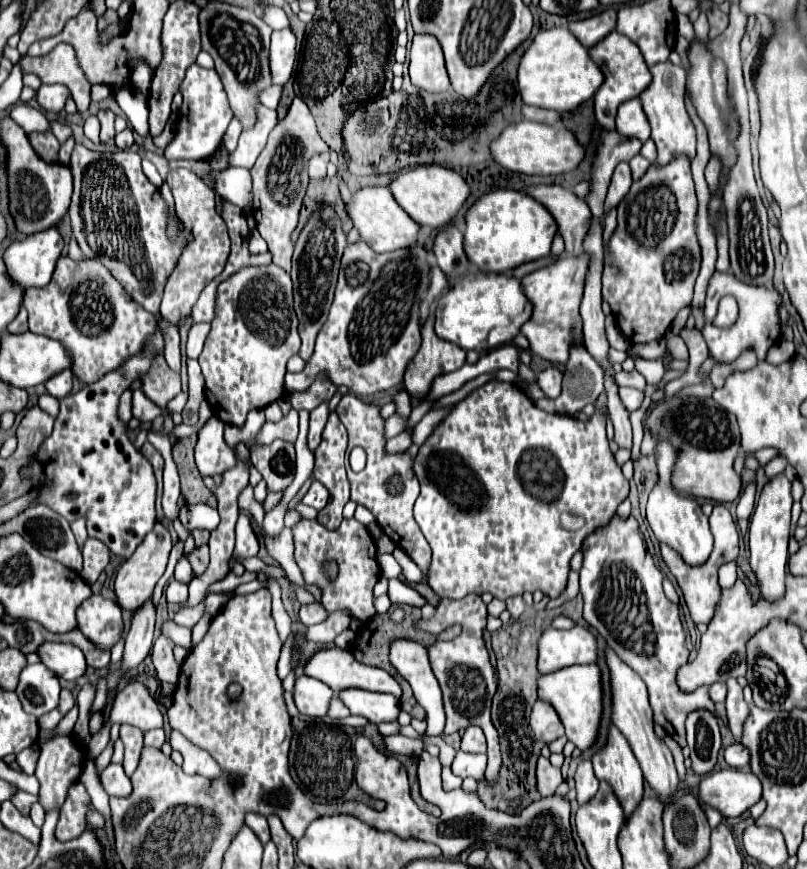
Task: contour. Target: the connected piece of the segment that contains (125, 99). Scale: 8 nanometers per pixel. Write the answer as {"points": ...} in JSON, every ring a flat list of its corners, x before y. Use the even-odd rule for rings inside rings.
{"points":[[116,90,114,100,118,102,120,110,126,114,132,130,144,138,150,136,148,124,148,100,138,90]]}

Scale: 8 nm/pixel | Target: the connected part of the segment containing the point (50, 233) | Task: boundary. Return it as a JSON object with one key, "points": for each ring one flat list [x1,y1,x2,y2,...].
{"points":[[48,228,12,242,4,252,10,278,22,288,46,286,52,278,62,248,64,240,58,228]]}

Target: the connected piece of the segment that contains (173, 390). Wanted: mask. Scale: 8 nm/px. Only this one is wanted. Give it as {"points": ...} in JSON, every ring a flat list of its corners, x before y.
{"points":[[158,356,148,374,142,376,142,390,144,394,156,402,158,406,166,406,178,392,180,392,180,374,174,374,168,366,164,356]]}

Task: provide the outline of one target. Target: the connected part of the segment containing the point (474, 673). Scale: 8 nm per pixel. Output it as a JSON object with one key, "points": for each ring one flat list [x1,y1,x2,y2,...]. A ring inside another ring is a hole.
{"points":[[468,594,462,600,442,600,440,606,436,608,436,618,432,622,420,620,420,628,428,630,432,634,440,634,442,630,460,624,462,632,456,636,456,640,448,642,438,642,428,648,430,664,432,670,442,686,444,694,444,712,446,712,446,734,456,732,456,728,468,728,470,724,476,724,484,730,484,736,488,740,488,770,486,770,486,780,494,786,498,782,498,774,502,768,502,752,500,752,500,738,498,732,492,724,490,718,490,704,492,696,496,692,496,670,490,664,488,650,482,640,482,630,486,628,486,604,480,600,478,594]]}

